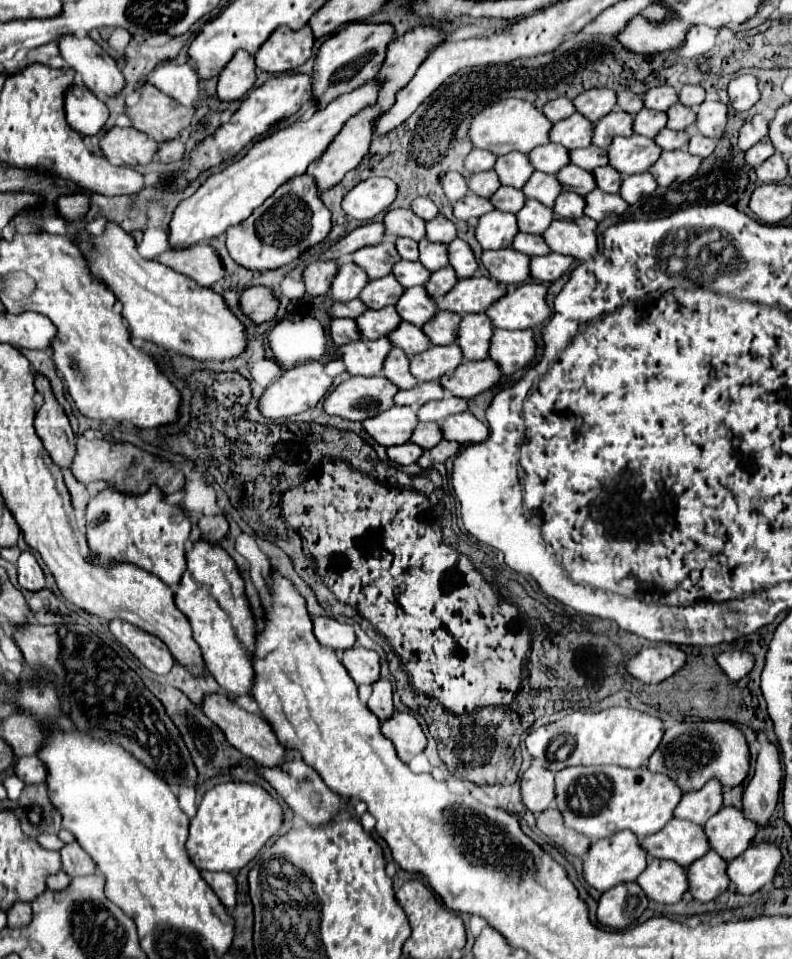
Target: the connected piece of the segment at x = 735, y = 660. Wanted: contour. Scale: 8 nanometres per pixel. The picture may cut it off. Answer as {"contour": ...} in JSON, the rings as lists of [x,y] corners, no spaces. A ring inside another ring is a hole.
{"contour":[[[730,650],[730,652],[718,654],[716,662],[732,682],[738,682],[752,670],[754,656],[746,650]]]}

